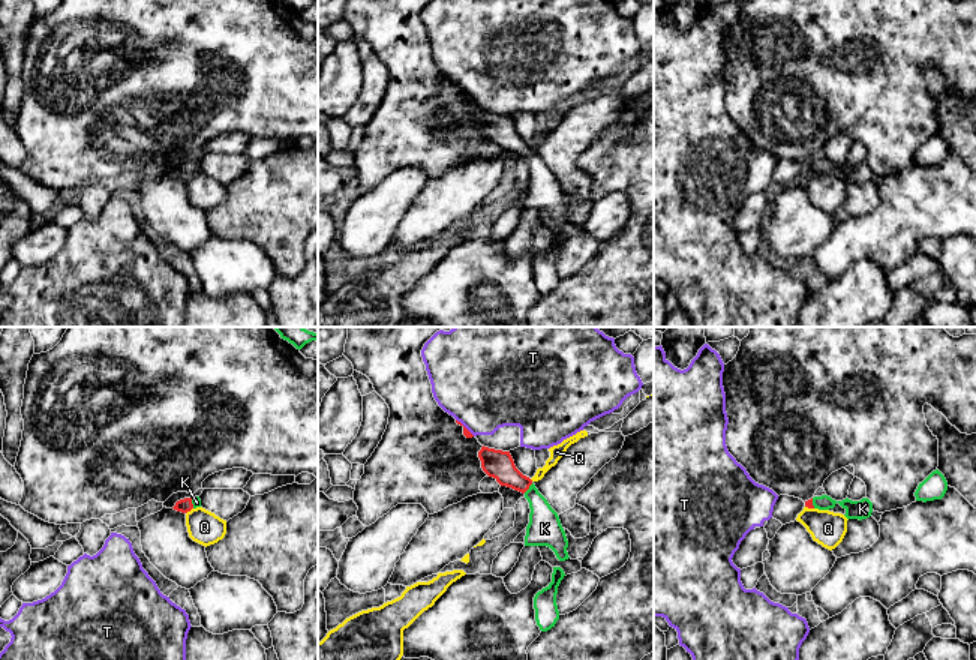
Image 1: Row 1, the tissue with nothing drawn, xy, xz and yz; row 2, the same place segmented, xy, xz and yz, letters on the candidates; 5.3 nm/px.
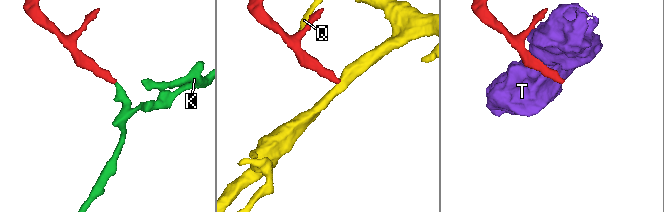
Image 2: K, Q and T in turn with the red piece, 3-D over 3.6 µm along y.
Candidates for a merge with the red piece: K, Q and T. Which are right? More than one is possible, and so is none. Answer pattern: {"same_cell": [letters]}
{"same_cell": ["K"]}

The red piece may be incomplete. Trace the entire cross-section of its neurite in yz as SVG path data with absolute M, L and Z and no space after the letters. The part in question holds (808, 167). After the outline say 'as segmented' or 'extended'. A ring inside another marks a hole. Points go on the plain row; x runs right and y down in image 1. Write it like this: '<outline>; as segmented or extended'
M828 159L814 160L805 165L805 171L808 172L819 172L819 174L829 174L834 172L835 168L840 168L846 174L847 183L867 183L873 177L873 166L868 162L862 162L861 165L852 165L849 162L843 165L835 165Z; extended

